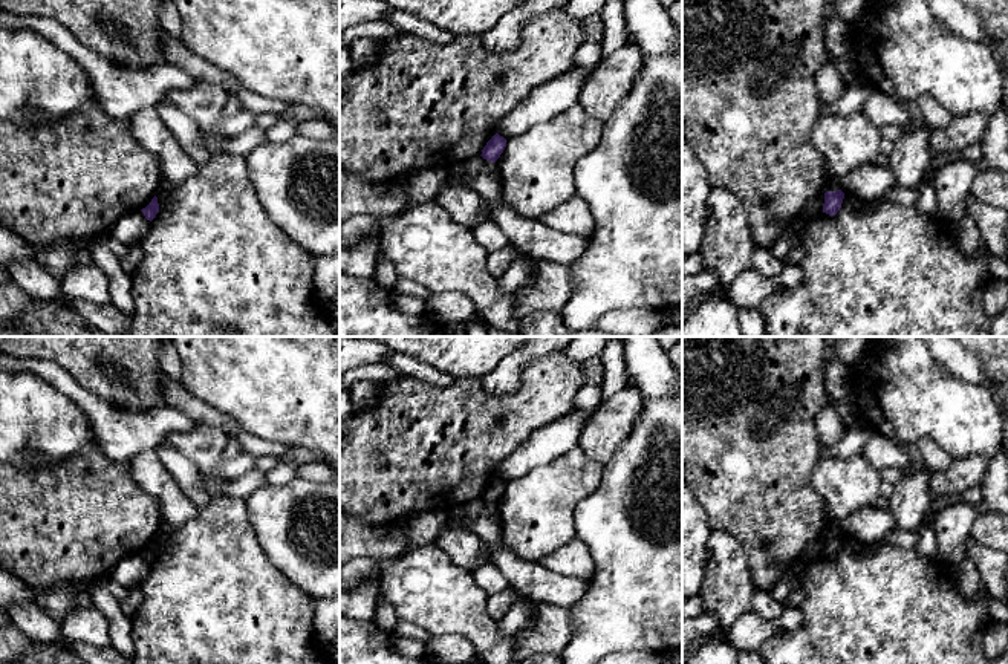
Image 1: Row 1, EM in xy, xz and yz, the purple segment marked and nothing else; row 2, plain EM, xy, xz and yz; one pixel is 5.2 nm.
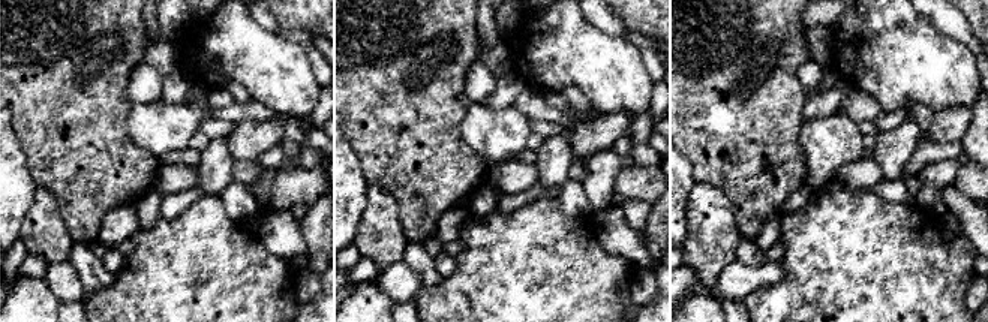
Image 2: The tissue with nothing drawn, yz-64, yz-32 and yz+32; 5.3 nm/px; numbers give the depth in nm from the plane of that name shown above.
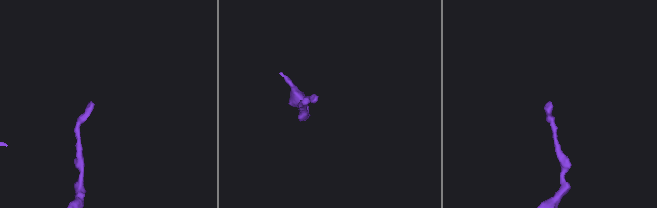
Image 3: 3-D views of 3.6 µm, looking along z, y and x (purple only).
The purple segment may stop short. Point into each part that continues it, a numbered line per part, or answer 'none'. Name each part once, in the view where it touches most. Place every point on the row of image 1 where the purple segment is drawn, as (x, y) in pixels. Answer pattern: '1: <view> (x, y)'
none

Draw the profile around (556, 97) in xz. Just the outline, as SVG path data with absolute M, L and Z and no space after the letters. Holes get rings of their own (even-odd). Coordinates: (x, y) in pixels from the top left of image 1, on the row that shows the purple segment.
M574 66L566 73L537 86L500 121L496 133L508 139L567 112L578 104L589 72L589 67Z

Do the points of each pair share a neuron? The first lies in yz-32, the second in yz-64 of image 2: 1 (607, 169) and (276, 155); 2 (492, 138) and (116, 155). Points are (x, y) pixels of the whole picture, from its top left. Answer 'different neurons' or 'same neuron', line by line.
1: same neuron
2: different neurons

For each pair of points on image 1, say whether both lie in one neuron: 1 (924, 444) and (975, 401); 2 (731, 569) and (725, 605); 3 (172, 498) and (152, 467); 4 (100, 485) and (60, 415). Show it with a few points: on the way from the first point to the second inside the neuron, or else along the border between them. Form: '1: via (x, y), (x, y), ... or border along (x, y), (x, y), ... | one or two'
1: border along (916, 442), (923, 438), (930, 438), (952, 459) | two
2: via (727, 579), (727, 595) | one
3: via (164, 490), (152, 475) | one
4: border along (95, 439), (48, 465) | two

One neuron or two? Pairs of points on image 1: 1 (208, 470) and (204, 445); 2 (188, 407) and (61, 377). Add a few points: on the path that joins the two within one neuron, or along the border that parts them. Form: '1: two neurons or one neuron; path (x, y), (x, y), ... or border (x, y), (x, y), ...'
1: one neuron; path (207, 464), (205, 452)
2: two neurons; border (167, 404), (196, 421)

